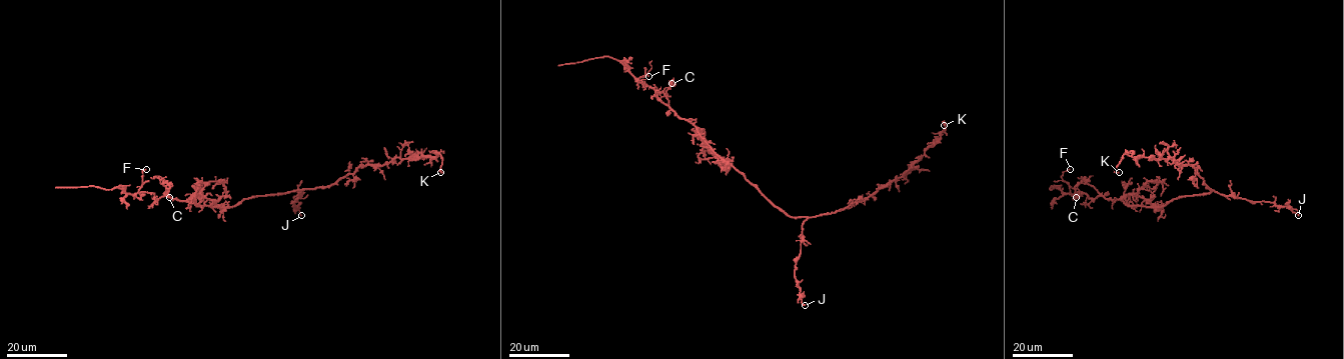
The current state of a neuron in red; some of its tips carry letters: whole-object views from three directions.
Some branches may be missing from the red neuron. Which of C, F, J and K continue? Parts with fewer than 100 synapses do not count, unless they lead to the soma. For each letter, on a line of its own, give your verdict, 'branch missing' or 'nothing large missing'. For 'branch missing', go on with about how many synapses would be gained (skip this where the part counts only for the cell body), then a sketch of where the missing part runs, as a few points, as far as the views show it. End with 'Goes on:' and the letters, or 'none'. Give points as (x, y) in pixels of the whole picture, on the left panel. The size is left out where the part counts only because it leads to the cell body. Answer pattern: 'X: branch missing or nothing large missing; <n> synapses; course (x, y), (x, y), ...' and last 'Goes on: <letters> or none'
C: nothing large missing
F: nothing large missing
J: nothing large missing
K: nothing large missing
Goes on: none

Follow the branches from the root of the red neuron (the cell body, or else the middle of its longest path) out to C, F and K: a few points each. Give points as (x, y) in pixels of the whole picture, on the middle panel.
C: (757, 188), (716, 153), (694, 125), (668, 106), (665, 93), (672, 83)
F: (757, 188), (716, 153), (694, 125), (681, 119), (652, 88), (636, 80), (644, 75), (645, 68), (648, 76)
K: (757, 188), (793, 217), (835, 213), (866, 199), (901, 177), (940, 139), (944, 125)

